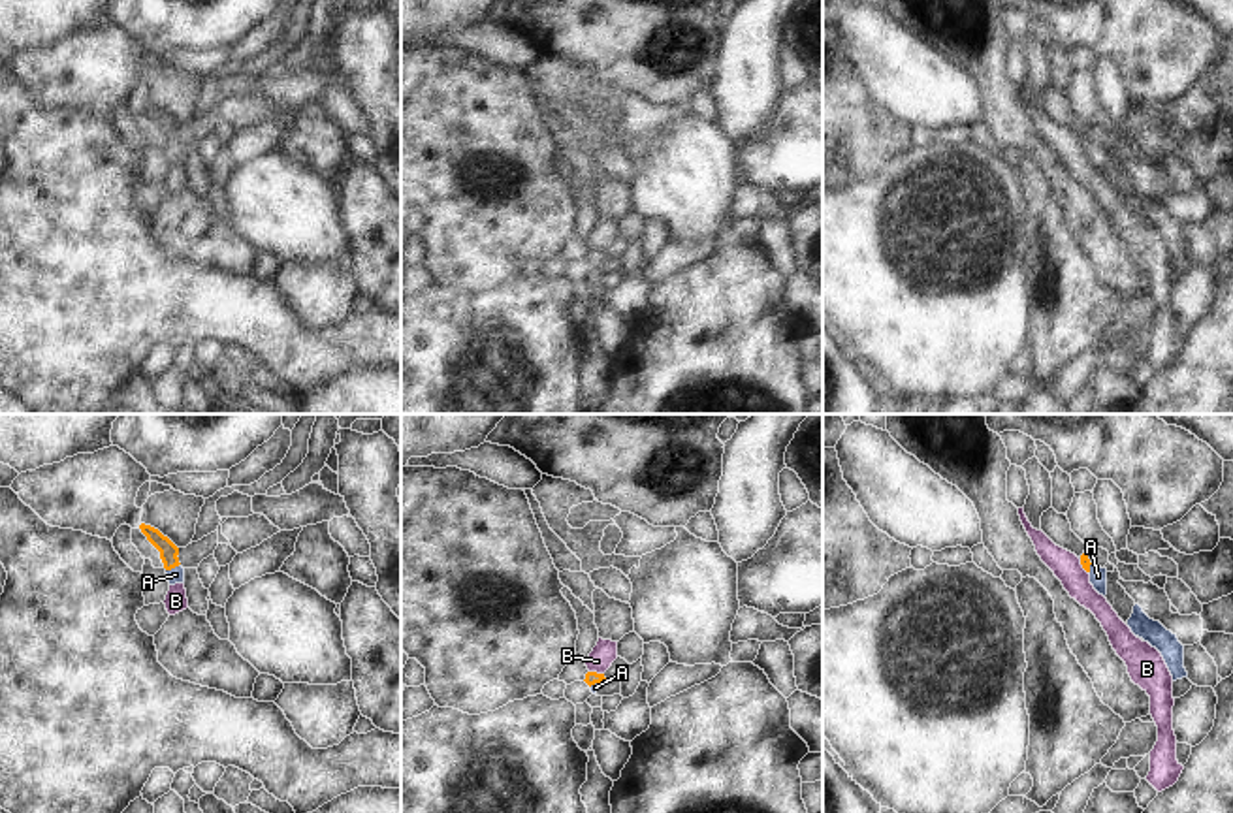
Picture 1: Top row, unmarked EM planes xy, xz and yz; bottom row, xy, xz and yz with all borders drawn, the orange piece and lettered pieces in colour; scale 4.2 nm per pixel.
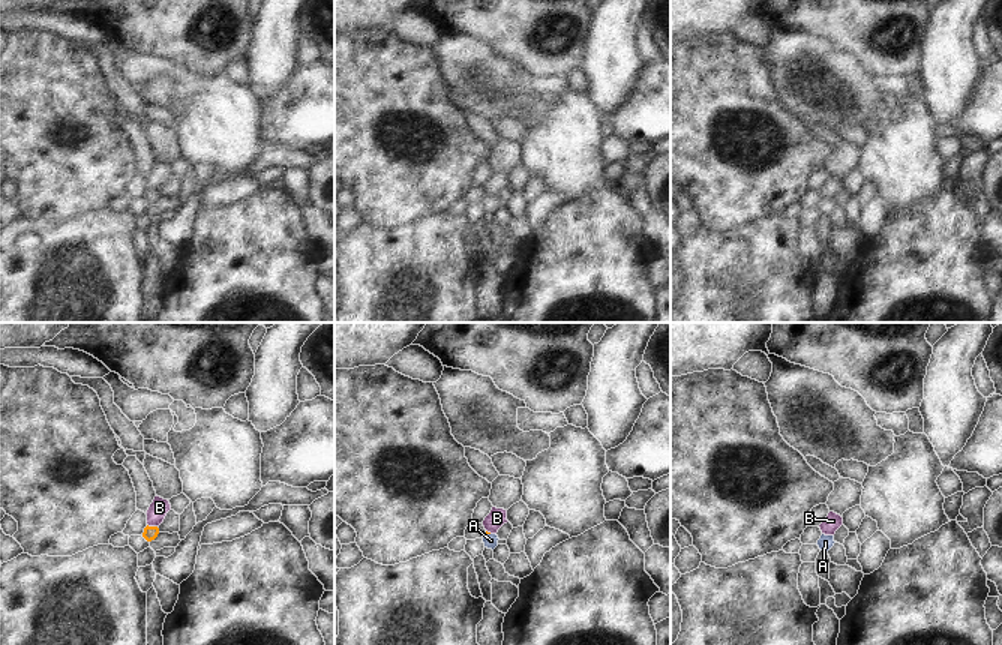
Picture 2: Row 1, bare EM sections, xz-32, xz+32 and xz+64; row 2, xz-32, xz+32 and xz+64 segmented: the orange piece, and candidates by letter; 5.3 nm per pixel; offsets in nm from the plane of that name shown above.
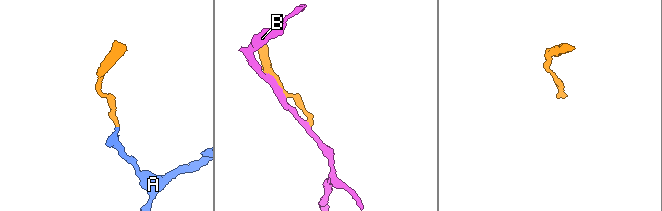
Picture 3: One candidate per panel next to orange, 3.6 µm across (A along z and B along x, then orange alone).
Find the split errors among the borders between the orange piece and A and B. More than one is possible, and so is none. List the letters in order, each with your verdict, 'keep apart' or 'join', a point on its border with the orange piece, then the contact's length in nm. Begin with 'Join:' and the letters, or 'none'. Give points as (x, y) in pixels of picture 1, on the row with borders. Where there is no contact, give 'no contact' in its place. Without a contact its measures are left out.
Join: A
A: join; meets orange in xy at (172, 567); contact 70 nm long
B: keep apart; meets orange in xz at (595, 672); contact 70 nm long

